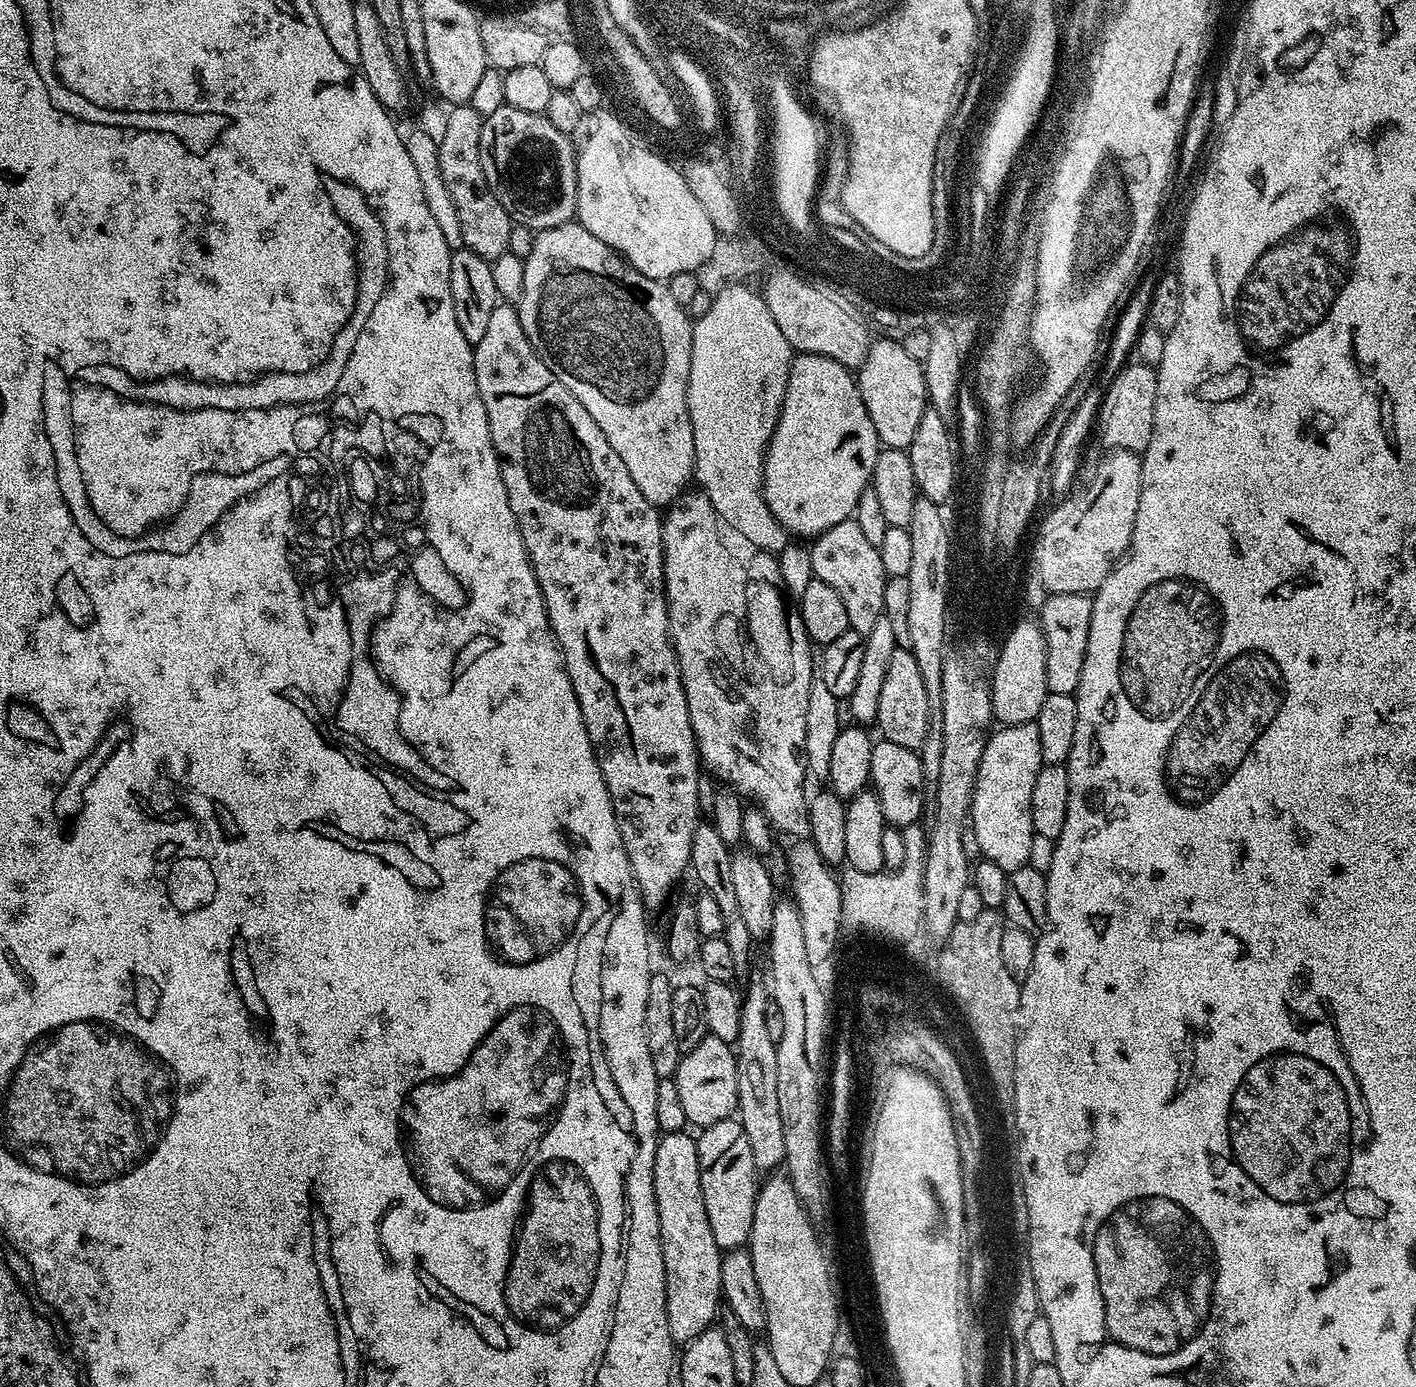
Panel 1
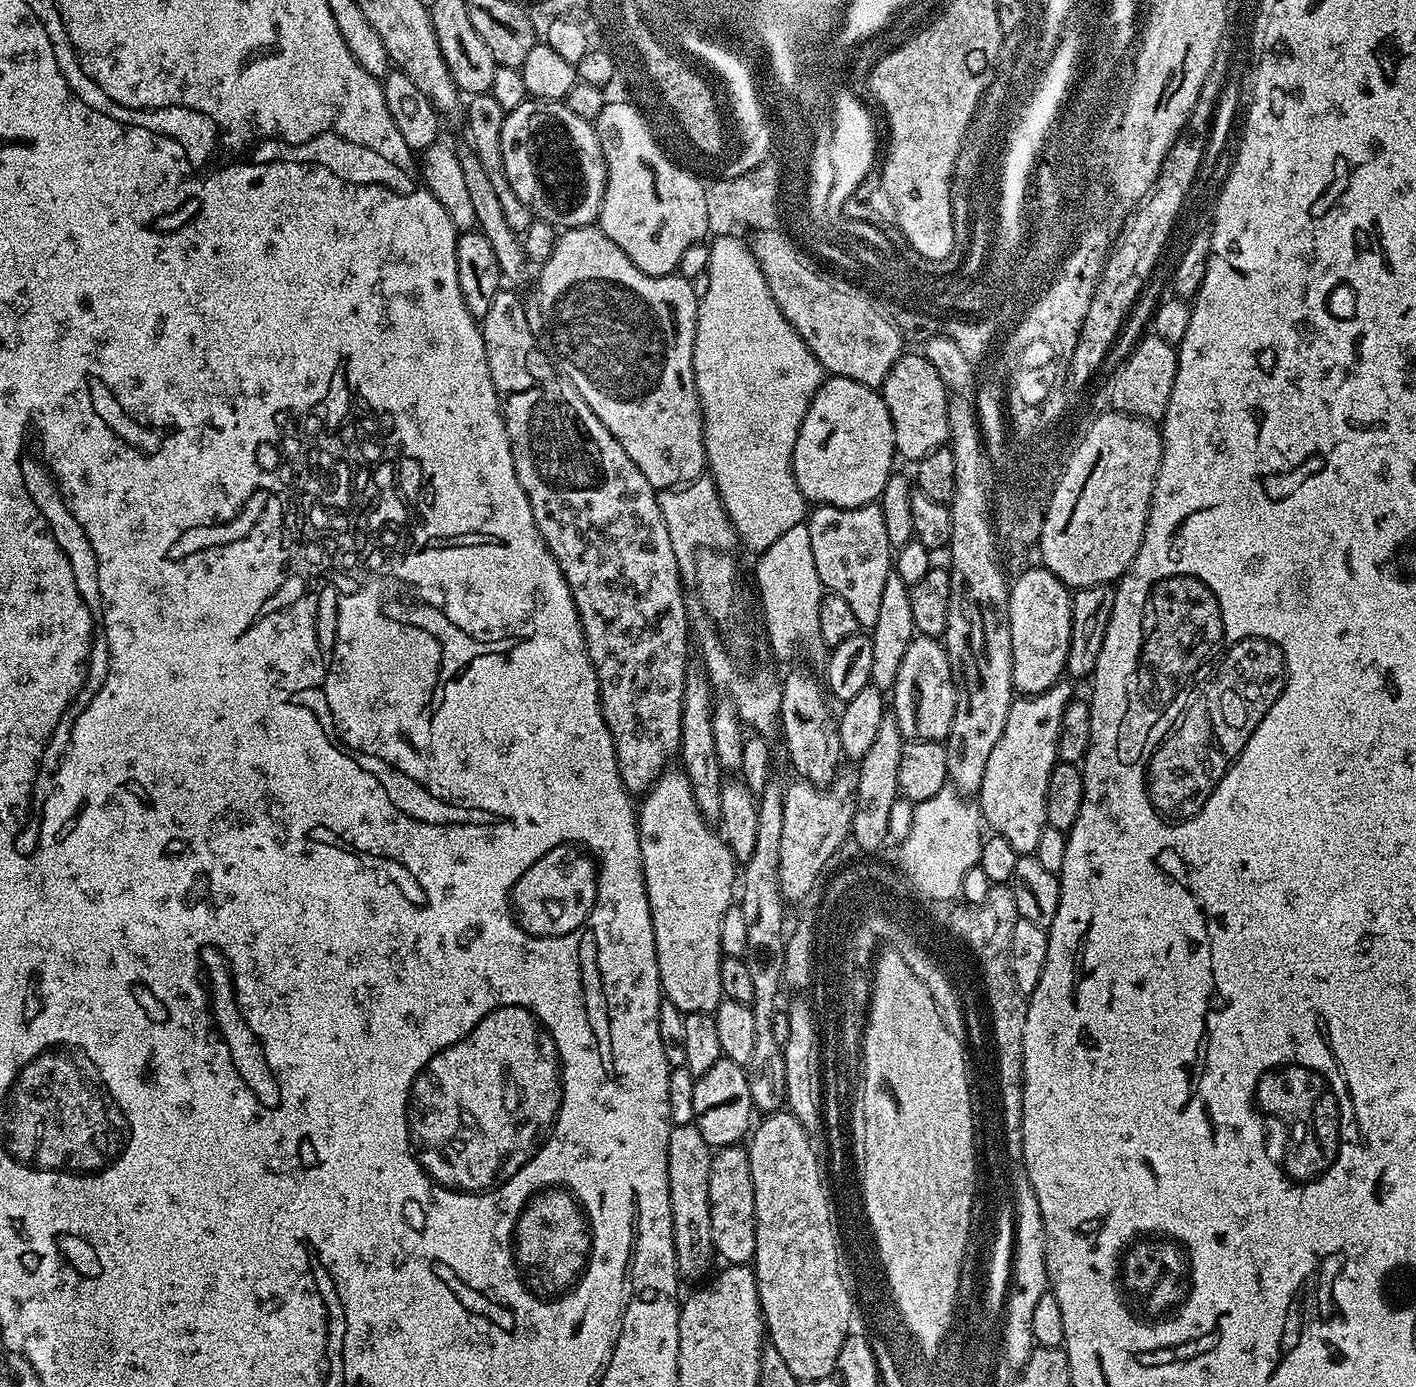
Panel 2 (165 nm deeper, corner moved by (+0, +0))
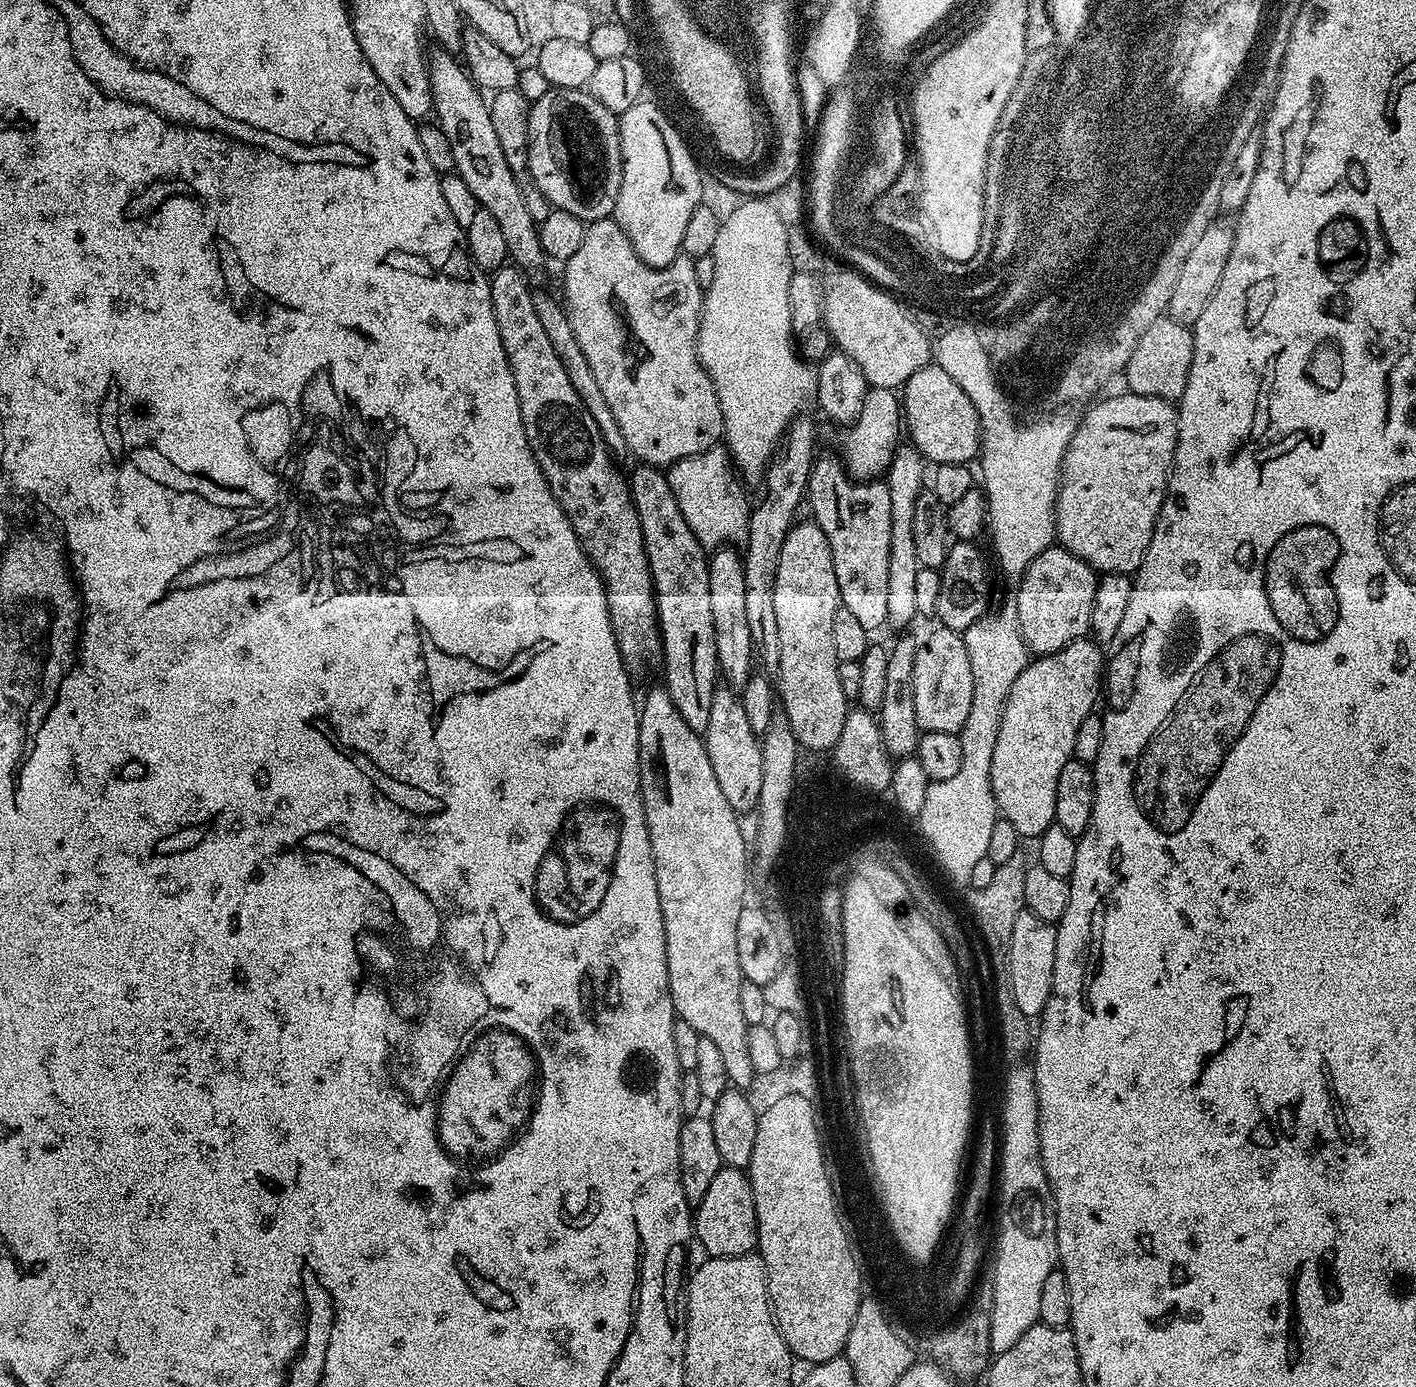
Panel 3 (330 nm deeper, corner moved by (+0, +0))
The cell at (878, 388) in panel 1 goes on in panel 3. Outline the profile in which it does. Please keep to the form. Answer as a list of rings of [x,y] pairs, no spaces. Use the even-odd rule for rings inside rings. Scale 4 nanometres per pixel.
[[[929,362],[922,370],[914,370],[904,383],[902,424],[910,443],[933,465],[968,464],[980,455],[978,410],[974,410],[974,402],[966,398],[962,386],[935,362]]]

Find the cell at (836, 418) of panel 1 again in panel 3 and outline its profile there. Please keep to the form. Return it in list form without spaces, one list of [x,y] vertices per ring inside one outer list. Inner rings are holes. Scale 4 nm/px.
[[[869,387],[860,415],[843,430],[844,441],[838,452],[849,473],[857,480],[883,477],[892,465],[892,457],[902,440],[901,397],[891,388]]]

